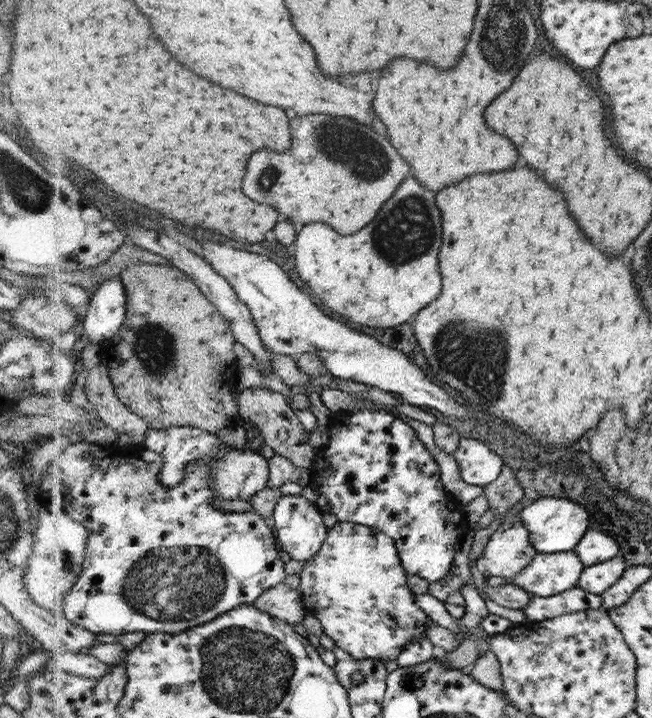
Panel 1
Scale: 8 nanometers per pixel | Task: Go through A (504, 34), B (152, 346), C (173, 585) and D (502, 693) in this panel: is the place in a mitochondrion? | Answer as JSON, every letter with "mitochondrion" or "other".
{"A":"mitochondrion","B":"mitochondrion","C":"mitochondrion","D":"other"}

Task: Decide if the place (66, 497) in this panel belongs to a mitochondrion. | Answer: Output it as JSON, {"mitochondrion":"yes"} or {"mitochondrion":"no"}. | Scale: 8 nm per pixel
{"mitochondrion":"no"}

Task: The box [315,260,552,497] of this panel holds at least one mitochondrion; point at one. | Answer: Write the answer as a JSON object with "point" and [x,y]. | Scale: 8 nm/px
{"point":[476,357]}

